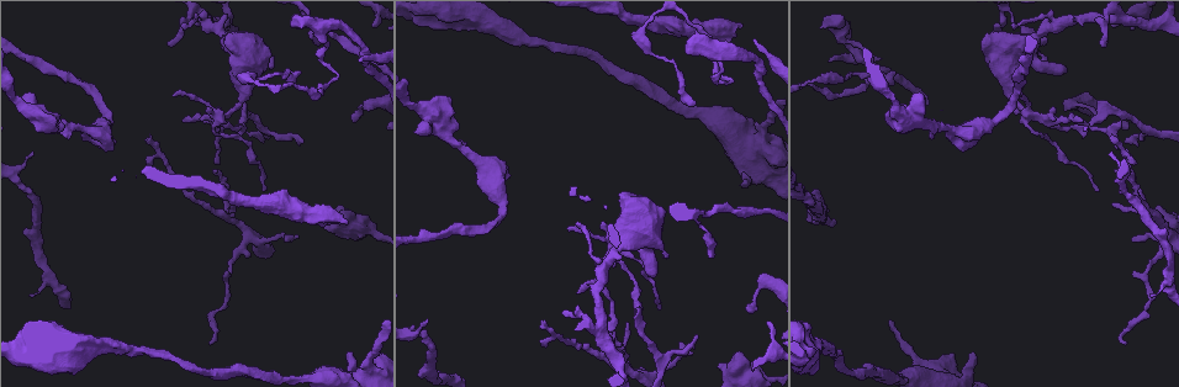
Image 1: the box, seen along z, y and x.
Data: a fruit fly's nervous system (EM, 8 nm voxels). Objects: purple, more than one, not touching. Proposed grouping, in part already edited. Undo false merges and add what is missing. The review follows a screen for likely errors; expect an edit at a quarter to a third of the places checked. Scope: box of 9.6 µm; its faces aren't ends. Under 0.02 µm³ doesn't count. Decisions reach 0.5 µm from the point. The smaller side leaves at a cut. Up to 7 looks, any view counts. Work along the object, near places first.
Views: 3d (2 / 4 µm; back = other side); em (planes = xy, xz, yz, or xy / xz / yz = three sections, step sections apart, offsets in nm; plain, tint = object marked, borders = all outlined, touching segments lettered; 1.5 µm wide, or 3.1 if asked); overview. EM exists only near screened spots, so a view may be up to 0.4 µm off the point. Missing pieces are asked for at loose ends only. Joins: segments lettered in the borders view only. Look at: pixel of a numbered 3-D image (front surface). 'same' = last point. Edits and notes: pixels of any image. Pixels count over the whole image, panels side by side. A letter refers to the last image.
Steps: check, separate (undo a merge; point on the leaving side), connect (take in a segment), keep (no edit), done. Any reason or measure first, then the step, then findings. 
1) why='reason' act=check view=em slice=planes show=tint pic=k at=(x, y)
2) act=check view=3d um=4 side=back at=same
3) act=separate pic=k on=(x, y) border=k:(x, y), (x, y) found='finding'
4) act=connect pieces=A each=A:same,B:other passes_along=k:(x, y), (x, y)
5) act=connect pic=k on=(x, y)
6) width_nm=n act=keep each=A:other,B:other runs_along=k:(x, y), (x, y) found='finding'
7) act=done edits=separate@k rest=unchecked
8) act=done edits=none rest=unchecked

why='thick end' act=check view=3d um=4 pic=1 at=(664, 255)

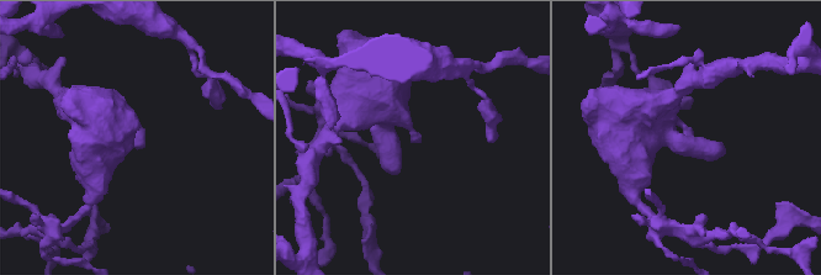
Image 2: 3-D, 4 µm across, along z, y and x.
why='shape alone is not enough' act=check view=em slice=xy step=4 show=borders pic=2 at=(137, 149)

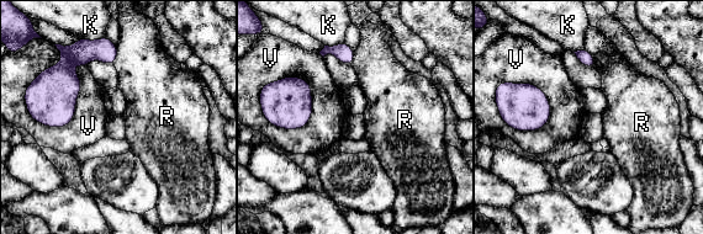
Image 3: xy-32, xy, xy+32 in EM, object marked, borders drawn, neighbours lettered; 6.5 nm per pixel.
longest_contact=V:500nm act=keep each=K:other,R:other,V:other border=3:(86, 64), (72, 120), (41, 123) found='none of them fits'

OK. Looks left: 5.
act=check view=3d um=2 pic=1 at=(694, 103)

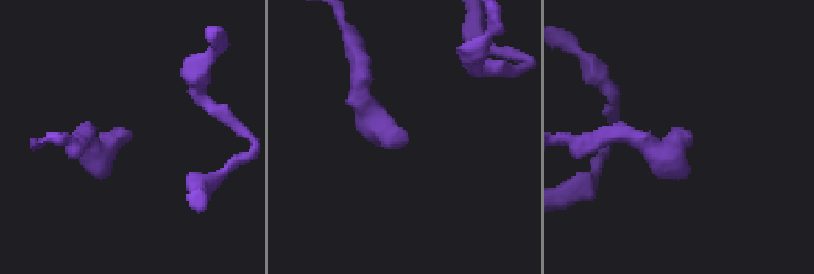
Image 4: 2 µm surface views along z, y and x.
act=check view=em slice=xy step=4 show=tint pic=4 at=(405, 131)

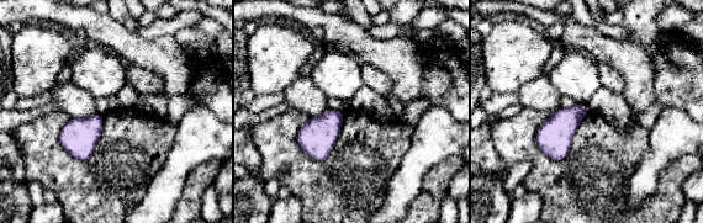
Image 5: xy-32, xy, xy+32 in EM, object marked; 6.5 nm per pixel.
why='cut it another way' act=check view=em slice=planes show=borders at=same

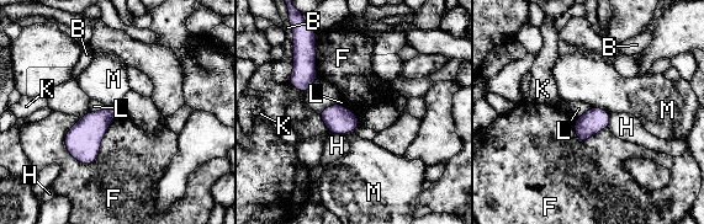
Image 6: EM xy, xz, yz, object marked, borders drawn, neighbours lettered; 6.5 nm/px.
act=keep each=B:other,F:other,H:other,K:other,L:other,M:other found='no lettered segment goes on from it'

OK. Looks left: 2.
why='free end' act=check view=em slice=yz step=4 show=borders pic=1 at=(349, 353)

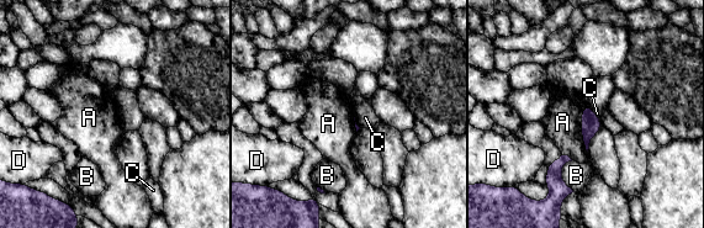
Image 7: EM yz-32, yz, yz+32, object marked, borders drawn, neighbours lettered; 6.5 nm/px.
act=check view=em slice=planes show=borders at=same

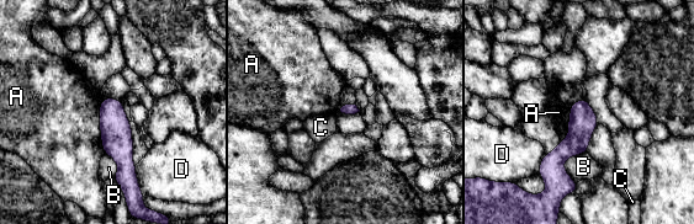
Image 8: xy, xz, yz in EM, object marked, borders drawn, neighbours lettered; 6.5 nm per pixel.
act=keep each=A:other,B:other,C:other,D:other border=8:(101, 99), (100, 138), (105, 153) found='none of them fits'

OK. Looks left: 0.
act=done edits=none rest=unchecked

